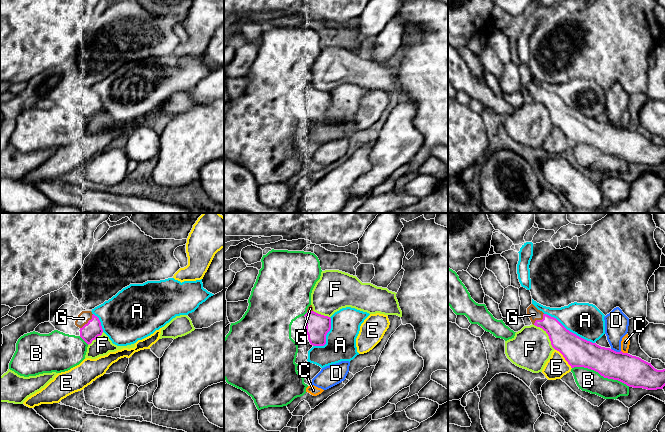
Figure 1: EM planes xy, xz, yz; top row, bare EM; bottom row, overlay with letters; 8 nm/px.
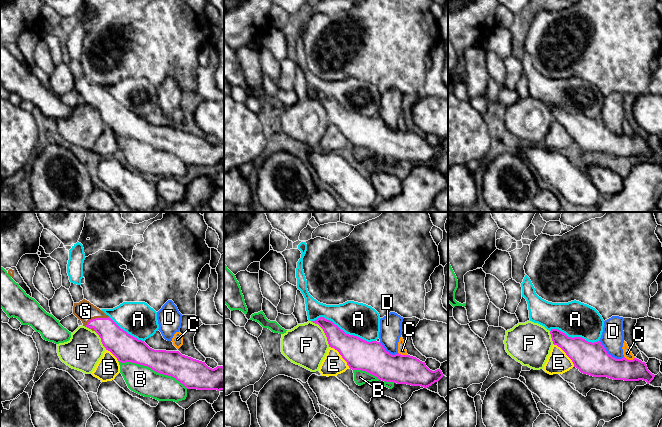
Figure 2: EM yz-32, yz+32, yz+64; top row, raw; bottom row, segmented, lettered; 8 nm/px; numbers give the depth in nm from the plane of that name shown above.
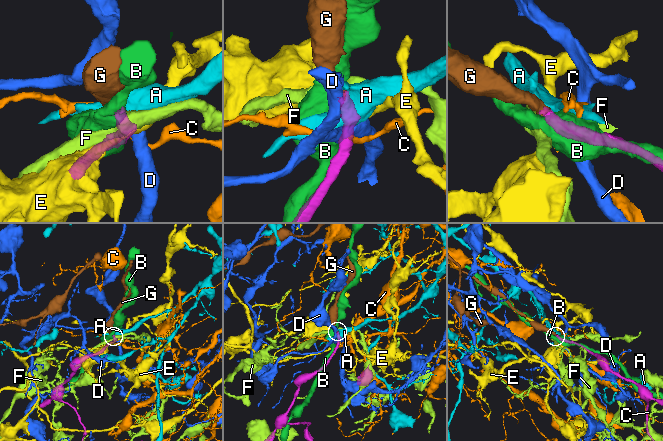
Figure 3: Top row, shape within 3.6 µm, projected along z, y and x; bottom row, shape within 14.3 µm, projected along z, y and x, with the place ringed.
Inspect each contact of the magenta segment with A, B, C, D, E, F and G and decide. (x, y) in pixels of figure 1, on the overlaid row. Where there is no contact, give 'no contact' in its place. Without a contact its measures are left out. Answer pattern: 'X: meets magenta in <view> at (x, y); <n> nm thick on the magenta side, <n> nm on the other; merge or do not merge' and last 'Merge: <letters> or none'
A: meets magenta in yz at (568, 330); 240 nm thick on the magenta side, 280 nm on the other; do not merge
B: meets magenta in yz at (601, 375); 240 nm thick on the magenta side, 180 nm on the other; do not merge
C: meets magenta in yz at (624, 353); 240 nm thick on the magenta side, 70 nm on the other; do not merge
D: meets magenta in yz at (615, 351); 240 nm thick on the magenta side, 190 nm on the other; do not merge
E: meets magenta in yz at (564, 357); 240 nm thick on the magenta side, 180 nm on the other; do not merge
F: meets magenta in yz at (548, 335); 220 nm thick on the magenta side, 320 nm on the other; do not merge
G: meets magenta in xy at (88, 322); 140 nm thick on the magenta side, 90 nm on the other; merge
Merge: G

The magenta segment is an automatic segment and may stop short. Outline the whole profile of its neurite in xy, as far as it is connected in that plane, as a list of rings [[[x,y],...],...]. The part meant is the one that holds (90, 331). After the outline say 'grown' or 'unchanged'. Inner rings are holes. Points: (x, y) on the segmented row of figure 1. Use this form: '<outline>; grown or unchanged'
[[[82,311],[76,318],[75,325],[80,328],[80,337],[88,345],[103,333],[99,318],[91,311]]]; grown

